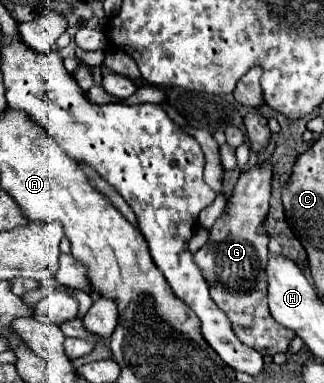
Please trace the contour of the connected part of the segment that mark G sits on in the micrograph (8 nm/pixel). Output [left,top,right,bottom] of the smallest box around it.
[193,163,295,355]

